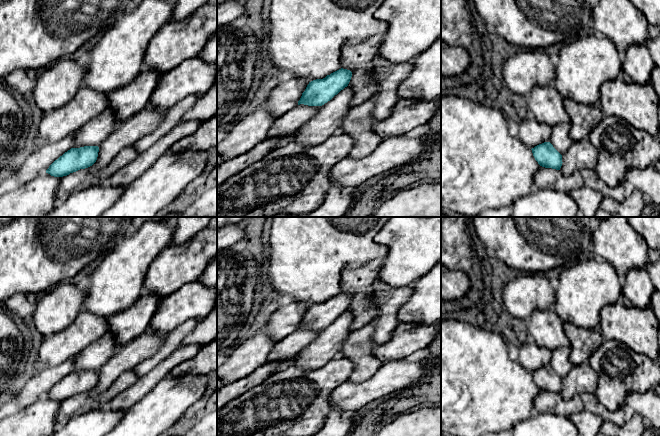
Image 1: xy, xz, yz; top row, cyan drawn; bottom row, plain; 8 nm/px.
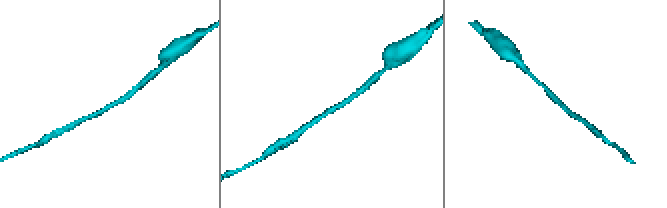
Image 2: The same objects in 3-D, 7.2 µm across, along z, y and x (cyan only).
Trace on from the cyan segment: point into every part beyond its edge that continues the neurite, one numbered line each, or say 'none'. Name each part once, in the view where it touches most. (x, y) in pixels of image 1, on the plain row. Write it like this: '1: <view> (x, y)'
none

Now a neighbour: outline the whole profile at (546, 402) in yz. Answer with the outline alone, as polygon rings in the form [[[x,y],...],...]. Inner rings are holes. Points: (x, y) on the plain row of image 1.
[[[541,390],[534,400],[536,414],[552,413],[569,418],[583,410],[585,408],[579,395],[574,395],[571,399],[566,400],[560,394]]]

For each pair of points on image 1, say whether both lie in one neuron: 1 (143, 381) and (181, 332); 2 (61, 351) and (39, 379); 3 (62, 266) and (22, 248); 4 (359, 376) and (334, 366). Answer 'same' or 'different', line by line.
1: different
2: different
3: same
4: different

